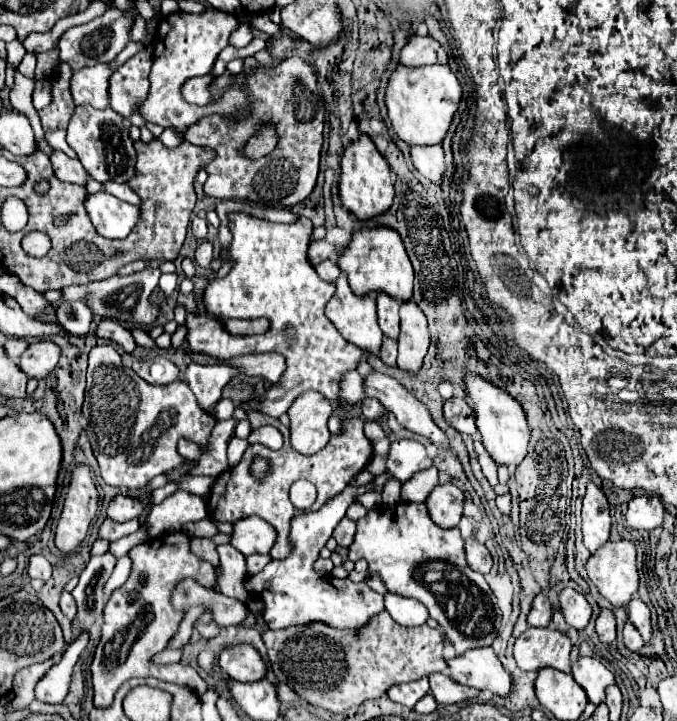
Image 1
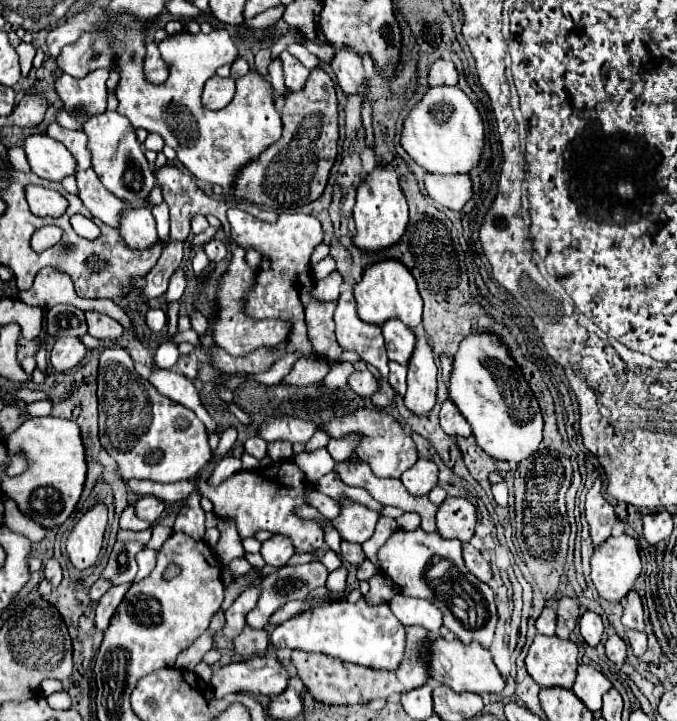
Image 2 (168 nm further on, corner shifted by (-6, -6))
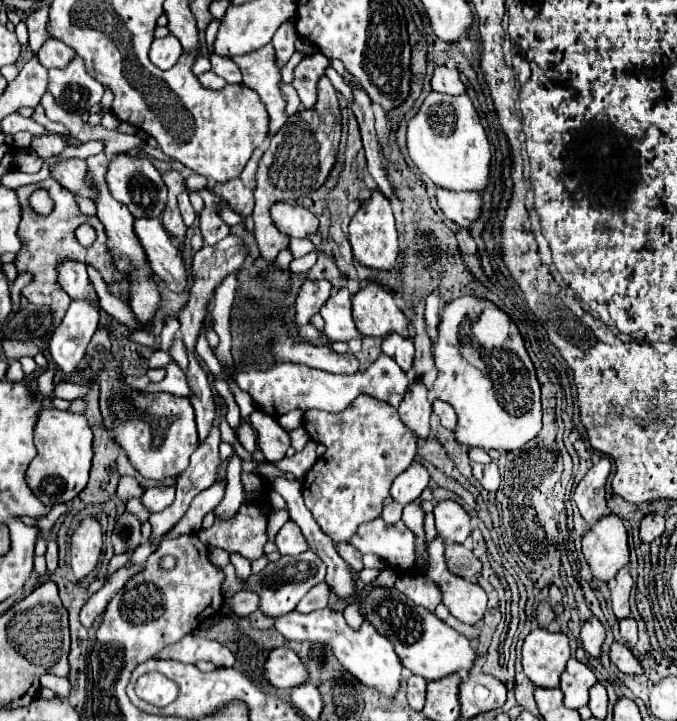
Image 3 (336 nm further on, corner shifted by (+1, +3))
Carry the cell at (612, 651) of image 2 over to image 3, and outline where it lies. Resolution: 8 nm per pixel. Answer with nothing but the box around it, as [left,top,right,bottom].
[609,642,641,674]

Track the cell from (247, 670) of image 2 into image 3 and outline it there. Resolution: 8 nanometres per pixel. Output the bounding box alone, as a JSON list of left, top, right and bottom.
[263,648,307,688]

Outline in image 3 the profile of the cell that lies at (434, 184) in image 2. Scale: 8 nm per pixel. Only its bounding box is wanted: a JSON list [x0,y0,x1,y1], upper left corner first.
[435,188,481,228]

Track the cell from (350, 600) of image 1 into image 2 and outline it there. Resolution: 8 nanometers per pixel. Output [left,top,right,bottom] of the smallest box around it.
[270,599,406,671]

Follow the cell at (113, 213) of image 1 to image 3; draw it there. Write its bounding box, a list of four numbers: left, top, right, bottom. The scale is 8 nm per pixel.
[133,218,187,292]

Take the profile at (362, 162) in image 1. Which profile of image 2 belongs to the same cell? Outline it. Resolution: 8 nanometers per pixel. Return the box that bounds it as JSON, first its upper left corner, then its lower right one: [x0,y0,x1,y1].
[352,165,408,253]

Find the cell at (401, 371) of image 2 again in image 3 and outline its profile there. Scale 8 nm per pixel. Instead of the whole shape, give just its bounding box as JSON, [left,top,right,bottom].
[229,354,409,416]

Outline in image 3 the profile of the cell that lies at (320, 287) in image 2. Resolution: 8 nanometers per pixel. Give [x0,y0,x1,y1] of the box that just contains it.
[295,278,331,326]

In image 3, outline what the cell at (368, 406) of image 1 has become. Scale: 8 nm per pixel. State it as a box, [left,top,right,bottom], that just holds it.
[321,288,363,342]

